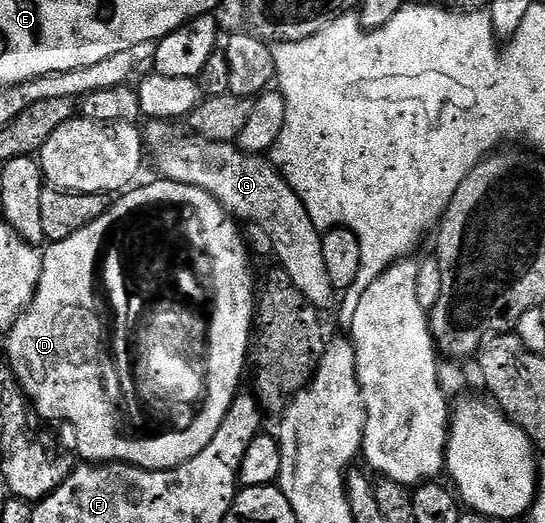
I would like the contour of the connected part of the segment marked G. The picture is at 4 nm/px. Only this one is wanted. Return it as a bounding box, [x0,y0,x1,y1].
[146,121,334,309]

